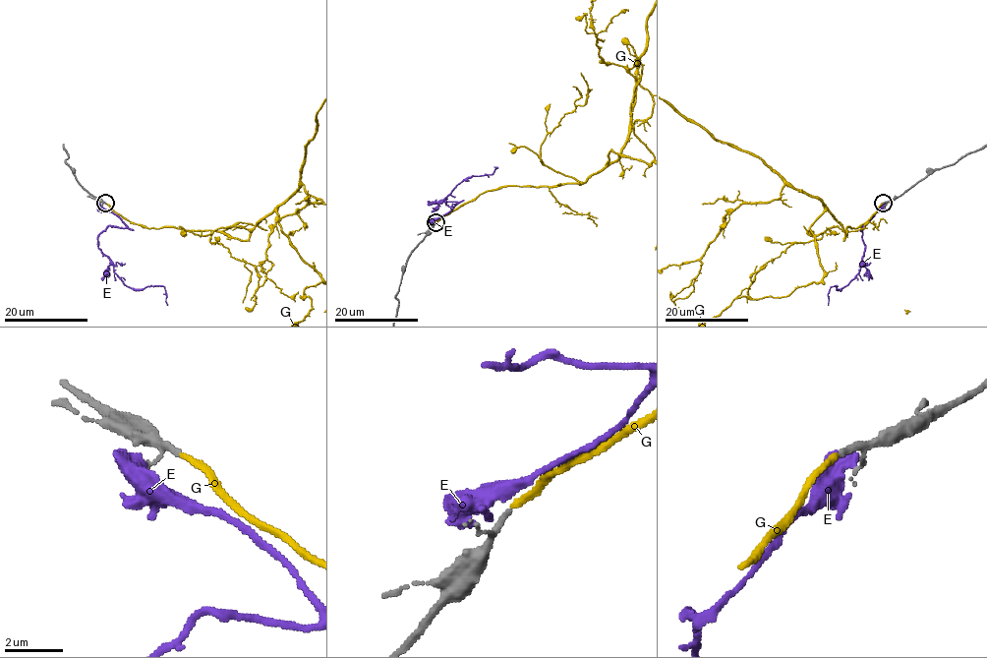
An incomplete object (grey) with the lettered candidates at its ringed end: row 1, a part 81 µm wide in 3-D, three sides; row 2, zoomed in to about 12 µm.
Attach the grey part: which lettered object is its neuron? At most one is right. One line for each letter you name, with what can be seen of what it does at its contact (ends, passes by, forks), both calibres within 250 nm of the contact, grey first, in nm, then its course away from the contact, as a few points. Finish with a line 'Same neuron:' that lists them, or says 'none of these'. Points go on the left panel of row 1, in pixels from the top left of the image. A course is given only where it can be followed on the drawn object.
G: it ends; calibres 160 and 200 nm
Same neuron: G

